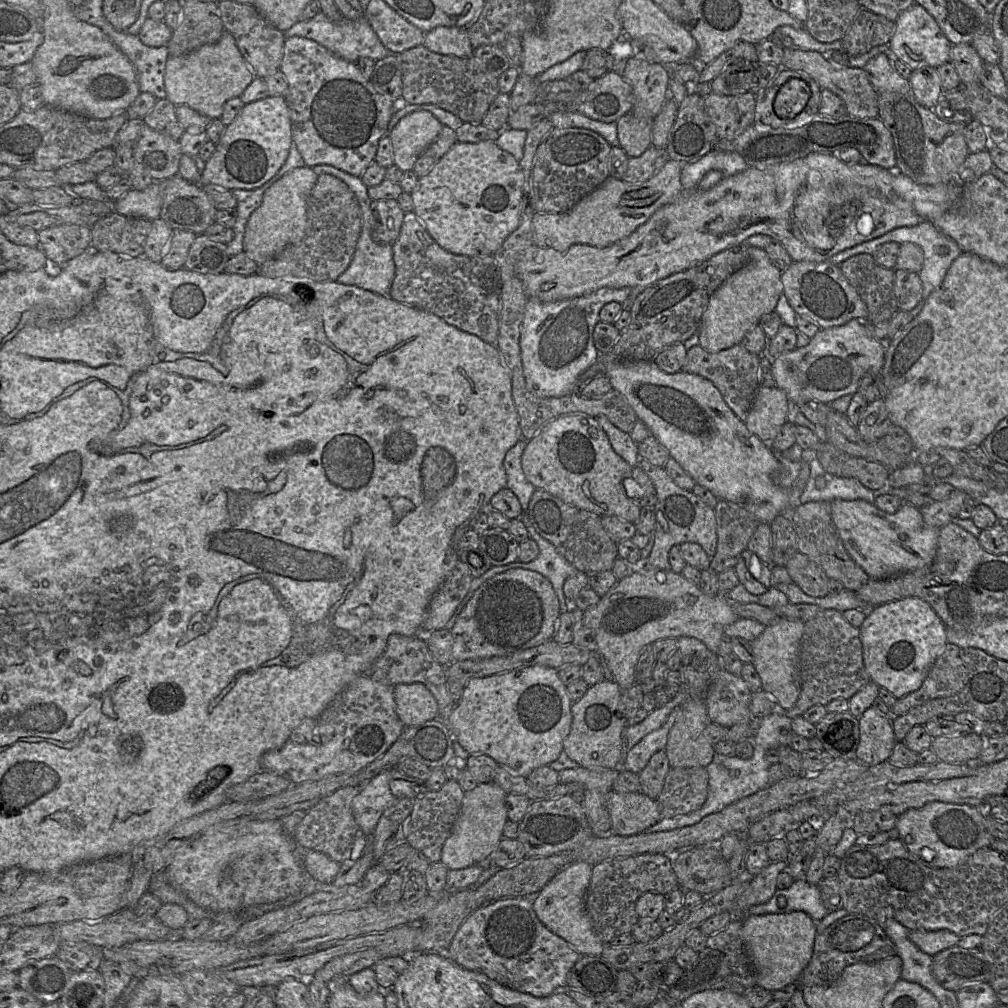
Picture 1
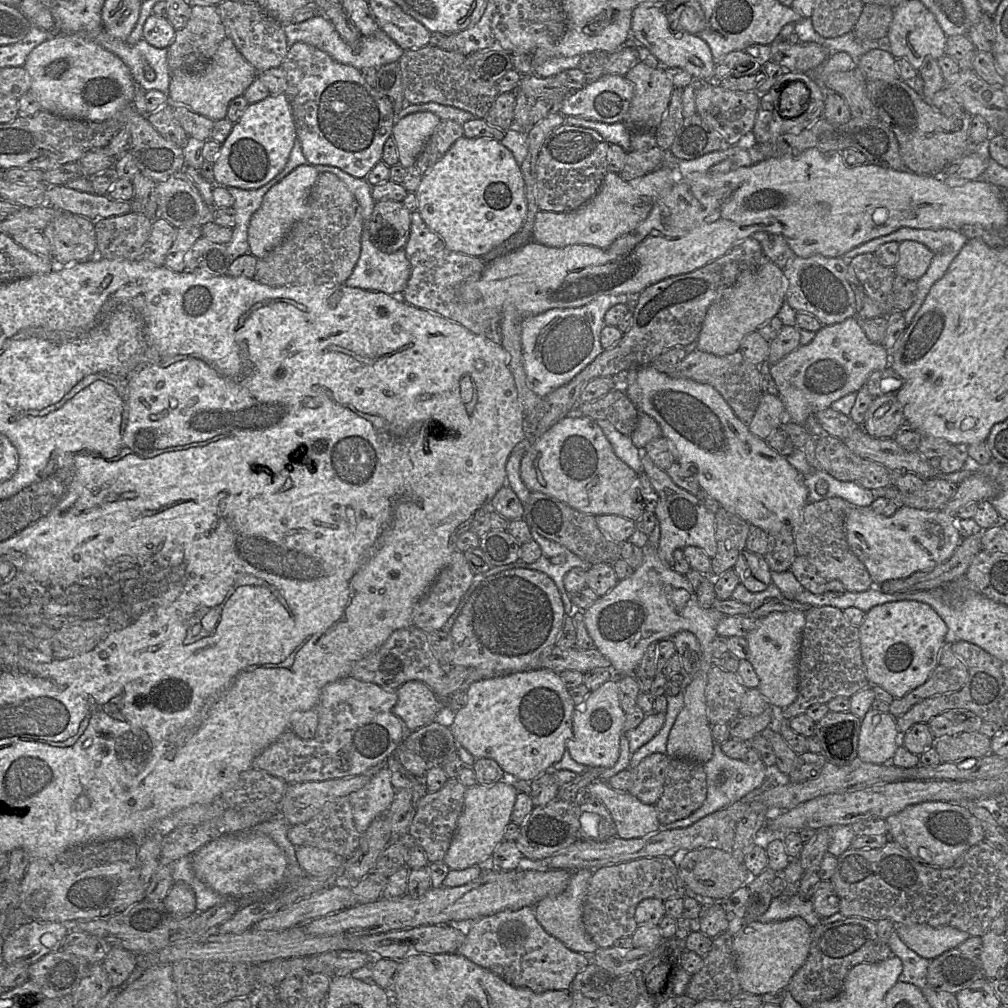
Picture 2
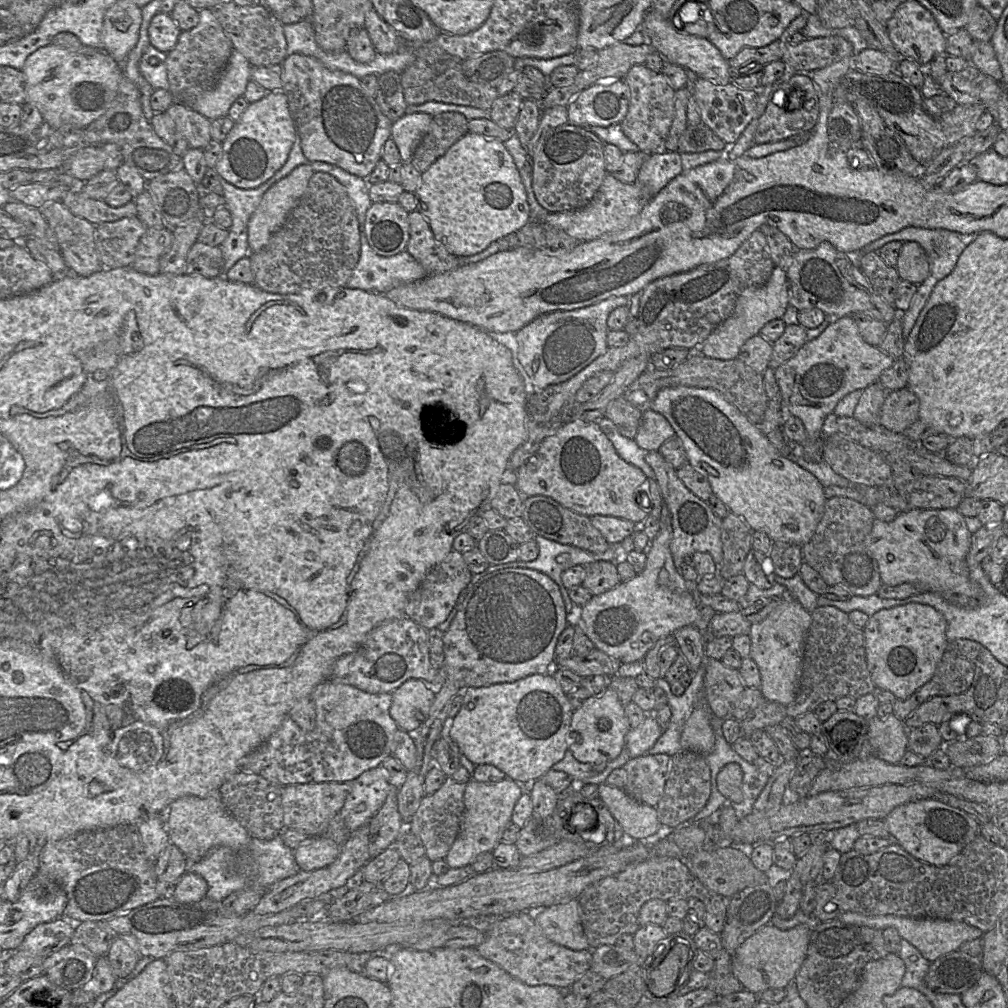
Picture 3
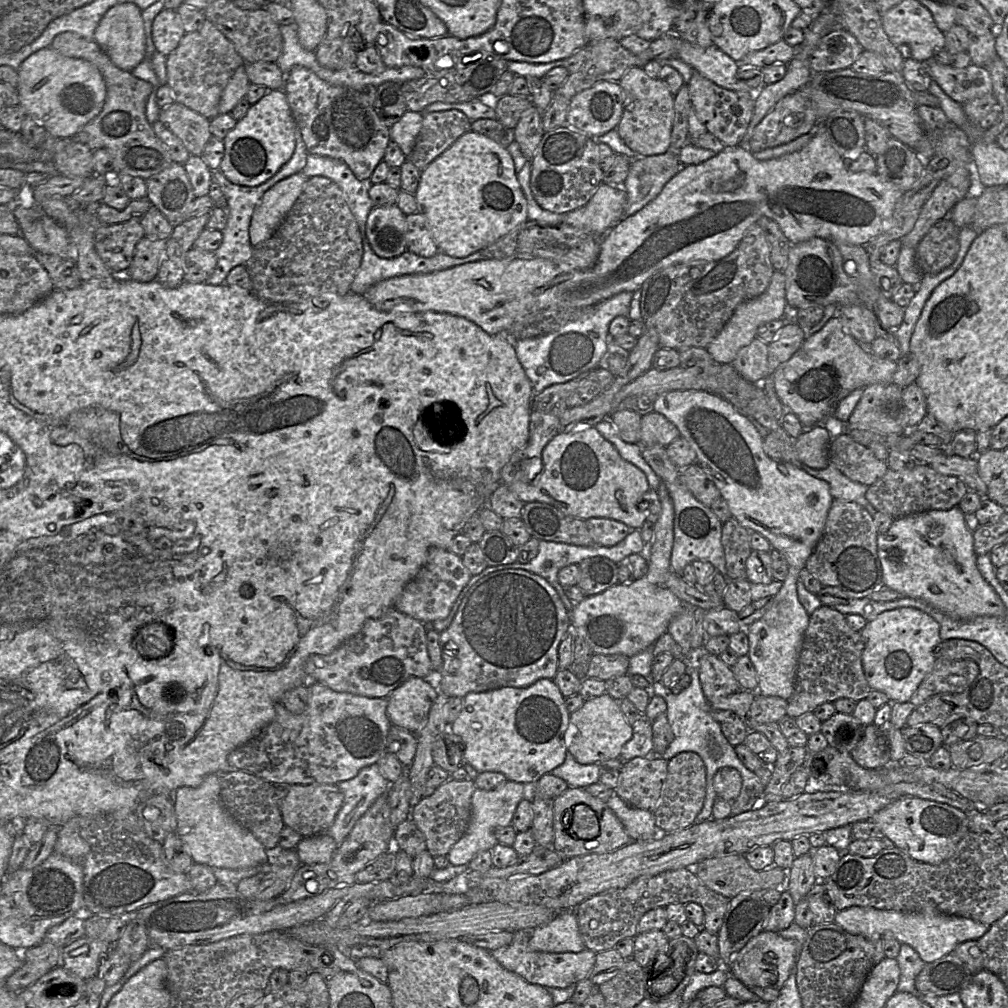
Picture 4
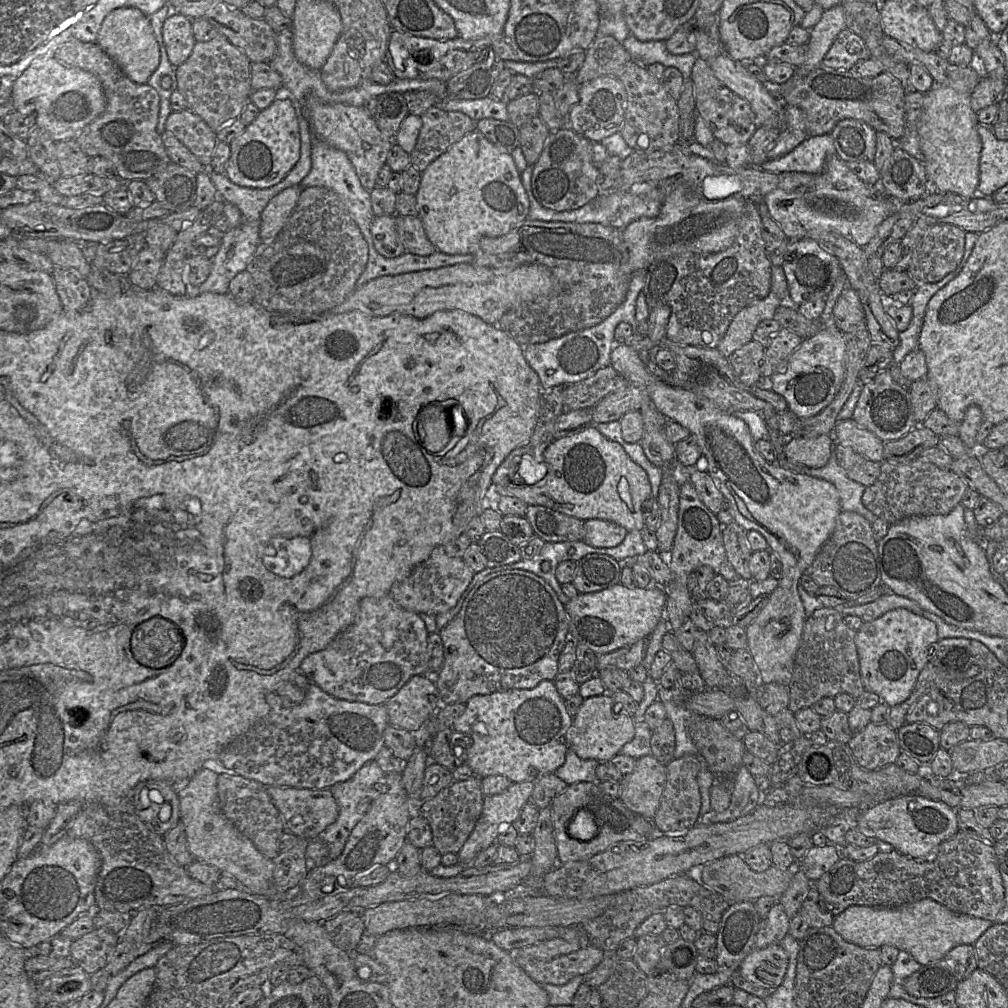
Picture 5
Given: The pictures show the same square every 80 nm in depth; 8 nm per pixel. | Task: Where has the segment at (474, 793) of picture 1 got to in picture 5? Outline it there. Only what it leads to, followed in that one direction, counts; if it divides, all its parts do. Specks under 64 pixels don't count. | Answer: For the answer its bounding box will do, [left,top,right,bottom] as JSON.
[457,782,534,865]

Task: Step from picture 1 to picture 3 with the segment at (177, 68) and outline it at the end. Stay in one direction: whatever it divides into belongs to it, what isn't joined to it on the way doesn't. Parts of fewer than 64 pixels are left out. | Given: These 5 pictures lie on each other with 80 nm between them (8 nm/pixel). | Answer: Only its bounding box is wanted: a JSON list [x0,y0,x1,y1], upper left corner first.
[184,49,252,120]

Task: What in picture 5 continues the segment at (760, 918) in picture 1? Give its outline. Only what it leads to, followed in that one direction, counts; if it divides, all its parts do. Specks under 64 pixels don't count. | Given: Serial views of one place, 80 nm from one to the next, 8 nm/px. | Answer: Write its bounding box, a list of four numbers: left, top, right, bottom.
[739,944,788,989]

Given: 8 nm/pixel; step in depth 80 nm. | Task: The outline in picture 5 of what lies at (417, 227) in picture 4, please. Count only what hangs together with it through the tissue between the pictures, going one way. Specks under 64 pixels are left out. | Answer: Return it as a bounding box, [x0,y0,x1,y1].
[394,215,436,256]

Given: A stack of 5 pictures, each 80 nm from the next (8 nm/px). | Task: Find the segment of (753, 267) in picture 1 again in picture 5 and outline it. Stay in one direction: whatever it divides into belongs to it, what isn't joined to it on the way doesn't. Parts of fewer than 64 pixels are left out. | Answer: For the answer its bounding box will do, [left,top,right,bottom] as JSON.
[717,291,781,358]

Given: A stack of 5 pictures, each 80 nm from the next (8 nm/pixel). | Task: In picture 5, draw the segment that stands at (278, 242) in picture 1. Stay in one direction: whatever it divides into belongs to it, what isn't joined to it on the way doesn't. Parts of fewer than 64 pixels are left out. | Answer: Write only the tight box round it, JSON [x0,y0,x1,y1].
[260,185,301,243]

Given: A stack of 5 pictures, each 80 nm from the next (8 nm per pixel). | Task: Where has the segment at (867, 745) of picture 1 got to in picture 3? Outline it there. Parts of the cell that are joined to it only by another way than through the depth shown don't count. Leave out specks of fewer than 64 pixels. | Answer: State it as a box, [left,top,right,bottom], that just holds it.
[867,714,908,764]

